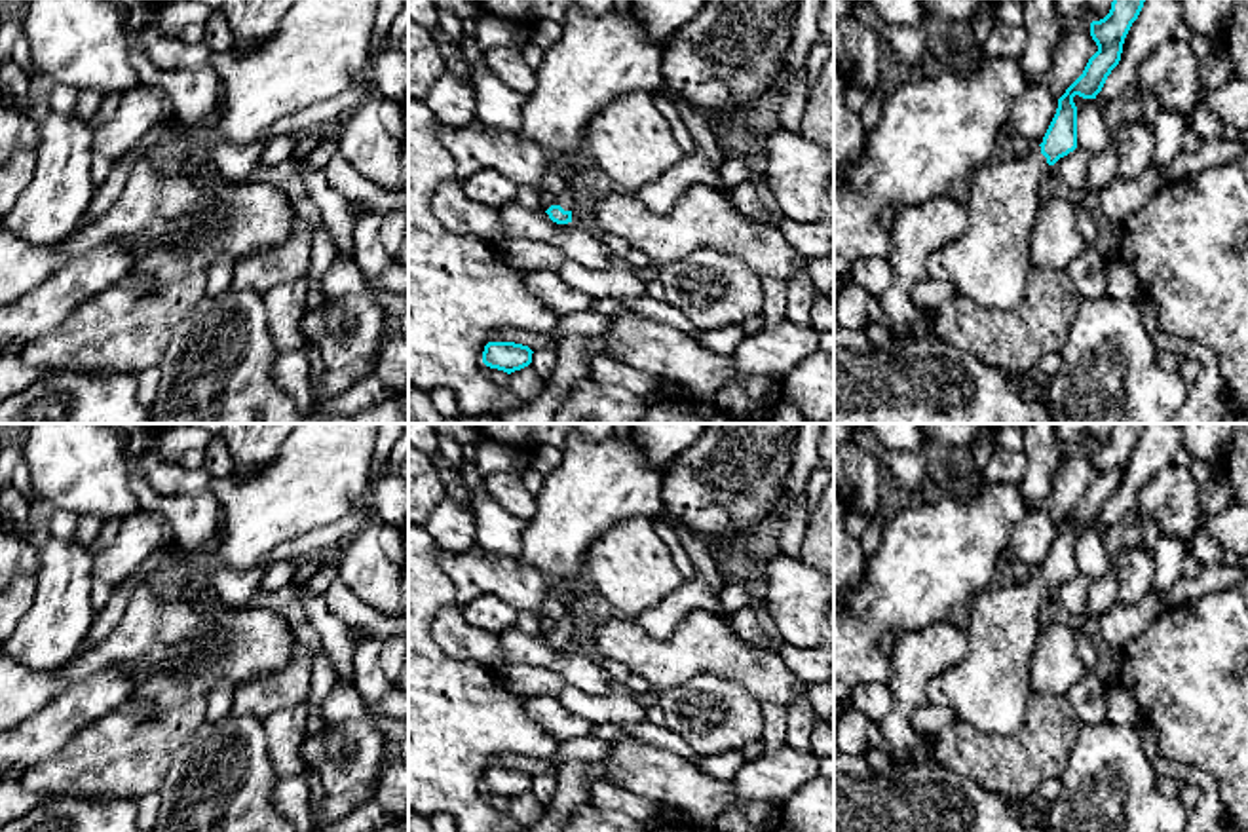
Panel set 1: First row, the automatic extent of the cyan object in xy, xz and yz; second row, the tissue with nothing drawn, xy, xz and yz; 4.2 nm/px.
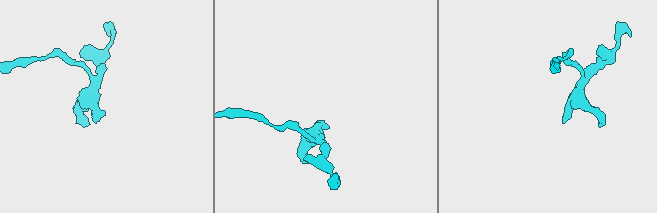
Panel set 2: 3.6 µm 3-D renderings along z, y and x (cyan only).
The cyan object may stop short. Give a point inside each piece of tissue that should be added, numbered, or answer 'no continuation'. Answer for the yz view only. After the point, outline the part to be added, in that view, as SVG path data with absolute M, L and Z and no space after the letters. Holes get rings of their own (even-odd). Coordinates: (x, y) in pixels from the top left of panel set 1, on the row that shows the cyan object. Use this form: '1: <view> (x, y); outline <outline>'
1: yz (988, 263); outline M1033 146L1022 161L999 156L961 186L967 201L967 228L927 258L927 274L950 283L957 294L997 312L1016 308L1026 296L1026 281L1031 270L1031 232L1041 207L1039 182L1047 169L1041 146Z

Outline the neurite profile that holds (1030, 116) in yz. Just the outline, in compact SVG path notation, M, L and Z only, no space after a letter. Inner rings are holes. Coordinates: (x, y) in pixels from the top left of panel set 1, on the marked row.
M1030 84L1011 106L1005 125L1001 127L1003 146L1018 135L1039 146L1056 114L1058 99L1039 84Z

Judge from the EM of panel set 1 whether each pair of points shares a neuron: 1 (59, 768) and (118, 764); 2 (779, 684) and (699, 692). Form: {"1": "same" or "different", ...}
{"1": "same", "2": "different"}

